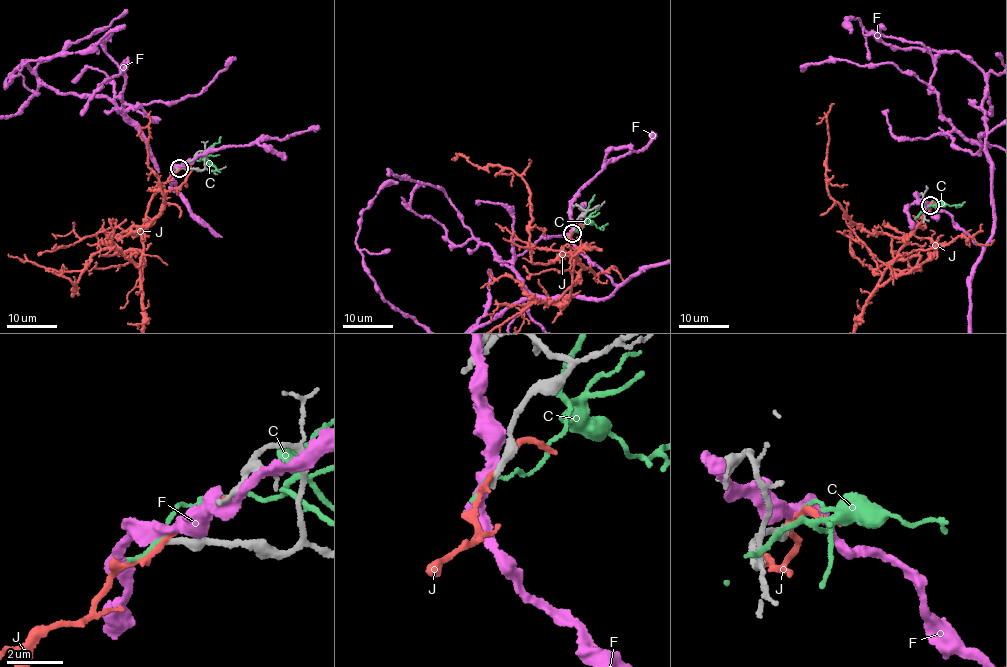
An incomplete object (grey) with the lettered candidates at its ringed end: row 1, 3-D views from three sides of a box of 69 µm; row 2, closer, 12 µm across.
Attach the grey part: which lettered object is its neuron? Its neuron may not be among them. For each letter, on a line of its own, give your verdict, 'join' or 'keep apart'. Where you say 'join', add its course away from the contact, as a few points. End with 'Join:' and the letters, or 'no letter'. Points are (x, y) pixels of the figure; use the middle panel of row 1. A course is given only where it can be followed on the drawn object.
C: keep apart
F: keep apart
J: keep apart
Join: no letter

